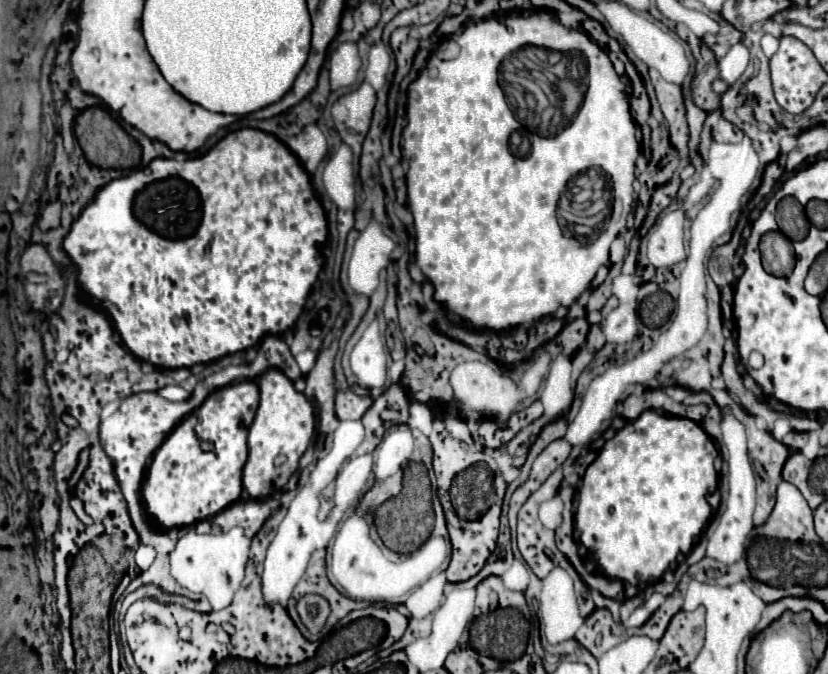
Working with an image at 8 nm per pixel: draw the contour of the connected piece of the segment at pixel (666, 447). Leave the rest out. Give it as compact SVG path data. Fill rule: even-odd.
M650 410L642 412L638 420L628 422L602 446L598 458L588 466L582 478L574 522L580 532L580 542L596 556L596 566L608 580L620 580L632 586L656 582L680 554L690 552L696 536L712 514L708 496L714 494L718 484L714 468L716 454L714 440L700 424Z

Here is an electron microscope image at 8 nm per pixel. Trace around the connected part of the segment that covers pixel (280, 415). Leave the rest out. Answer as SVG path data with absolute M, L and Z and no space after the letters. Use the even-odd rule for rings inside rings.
M264 372L258 380L260 406L256 410L254 422L248 428L248 462L242 472L242 486L246 494L254 500L264 500L282 492L288 478L298 470L300 456L306 452L314 434L314 408L304 394L296 392L294 384L282 376L282 372ZM282 456L282 464L276 466L274 460Z

